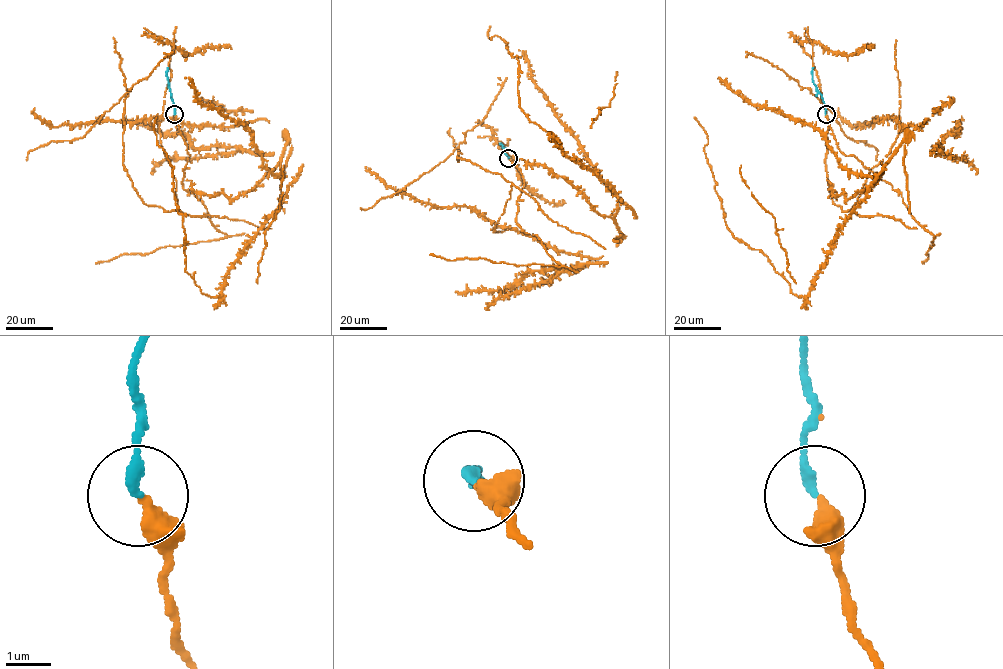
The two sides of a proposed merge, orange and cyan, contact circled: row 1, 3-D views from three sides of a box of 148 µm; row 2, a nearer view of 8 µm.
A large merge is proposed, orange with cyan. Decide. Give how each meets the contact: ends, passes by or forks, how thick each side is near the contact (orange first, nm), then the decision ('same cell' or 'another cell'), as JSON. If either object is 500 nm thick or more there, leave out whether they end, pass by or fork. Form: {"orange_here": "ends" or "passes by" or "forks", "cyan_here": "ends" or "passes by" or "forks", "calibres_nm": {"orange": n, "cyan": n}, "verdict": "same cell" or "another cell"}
{"orange_here": "ends", "cyan_here": "ends", "calibres_nm": {"orange": 360, "cyan": 240}, "verdict": "same cell"}

